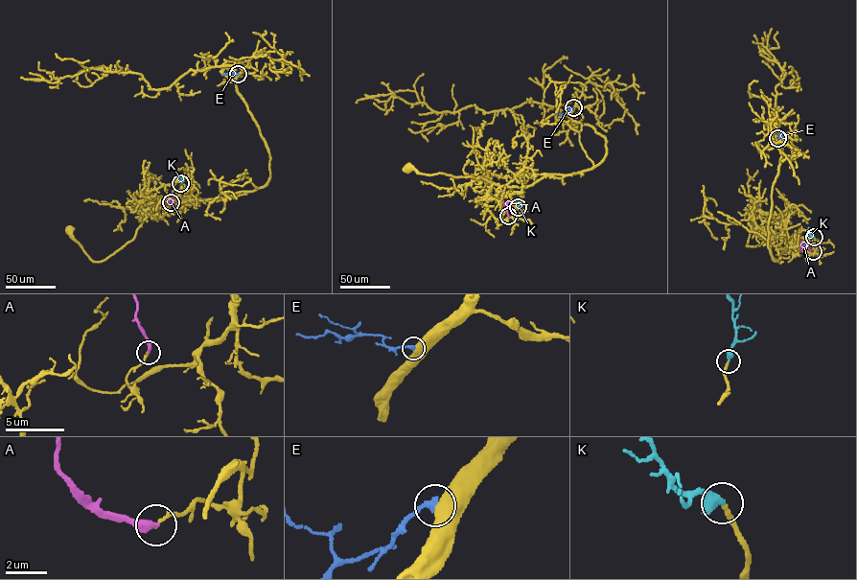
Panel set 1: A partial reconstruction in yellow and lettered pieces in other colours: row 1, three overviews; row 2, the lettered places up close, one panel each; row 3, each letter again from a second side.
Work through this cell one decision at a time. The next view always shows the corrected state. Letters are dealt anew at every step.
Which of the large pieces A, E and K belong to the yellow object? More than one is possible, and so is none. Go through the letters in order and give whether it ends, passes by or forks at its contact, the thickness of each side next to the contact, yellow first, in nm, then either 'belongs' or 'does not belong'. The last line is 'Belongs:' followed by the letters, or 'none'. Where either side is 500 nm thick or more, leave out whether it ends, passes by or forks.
A: it ends | 160/400 nm | does not belong
E: 750/280 nm | does not belong
K: 200/500 nm | belongs
Belongs: K

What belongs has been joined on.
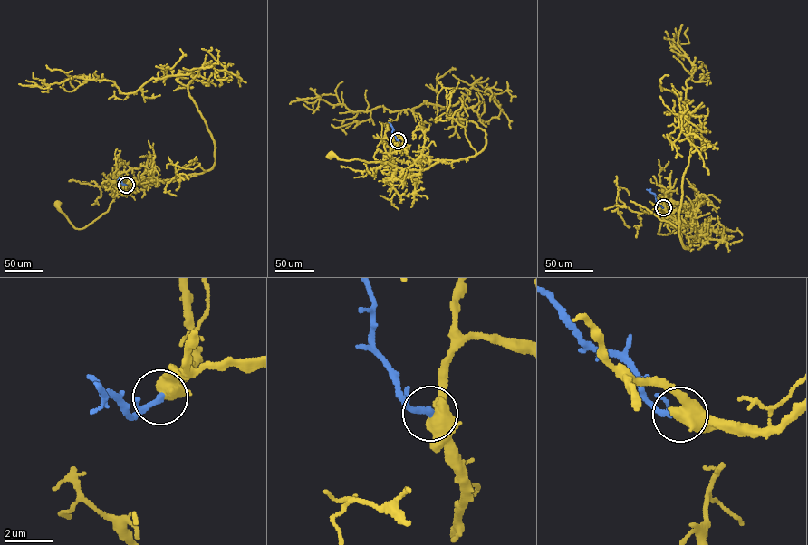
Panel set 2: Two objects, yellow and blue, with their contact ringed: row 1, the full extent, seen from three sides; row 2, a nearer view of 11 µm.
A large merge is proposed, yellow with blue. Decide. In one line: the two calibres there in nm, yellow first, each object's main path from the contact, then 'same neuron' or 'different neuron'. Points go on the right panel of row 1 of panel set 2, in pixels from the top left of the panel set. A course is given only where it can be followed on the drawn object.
480/190 nm | yellow via (663, 207), (667, 208), (674, 201), (689, 204), (691, 223), (678, 224), (670, 234), (658, 234), (668, 194) | blue via (663, 207), (656, 201), (655, 195), (646, 189) | same neuron

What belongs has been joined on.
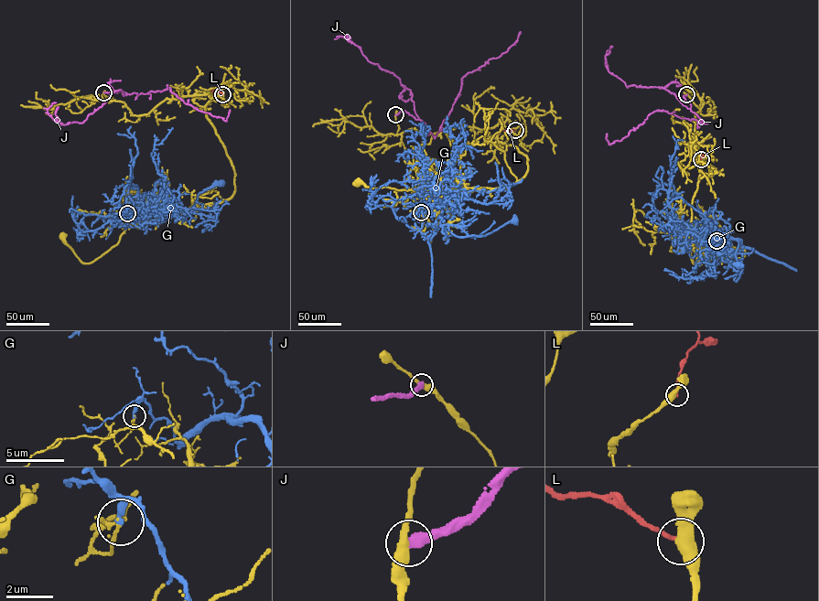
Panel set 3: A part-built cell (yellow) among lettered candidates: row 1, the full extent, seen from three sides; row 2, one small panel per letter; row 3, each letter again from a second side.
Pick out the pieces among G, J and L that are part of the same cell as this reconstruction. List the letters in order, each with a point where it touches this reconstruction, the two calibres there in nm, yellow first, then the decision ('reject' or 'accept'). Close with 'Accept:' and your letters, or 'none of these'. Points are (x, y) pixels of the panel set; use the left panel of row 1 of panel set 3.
G: (127, 213) | 100/240 nm | reject
J: (103, 92) | 360/460 nm | reject
L: (222, 94) | 440/180 nm | reject
Accept: none of these

